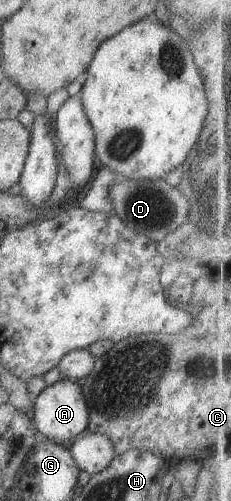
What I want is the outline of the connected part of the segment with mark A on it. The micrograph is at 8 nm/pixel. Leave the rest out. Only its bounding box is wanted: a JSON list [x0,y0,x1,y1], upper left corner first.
[33,378,88,445]

